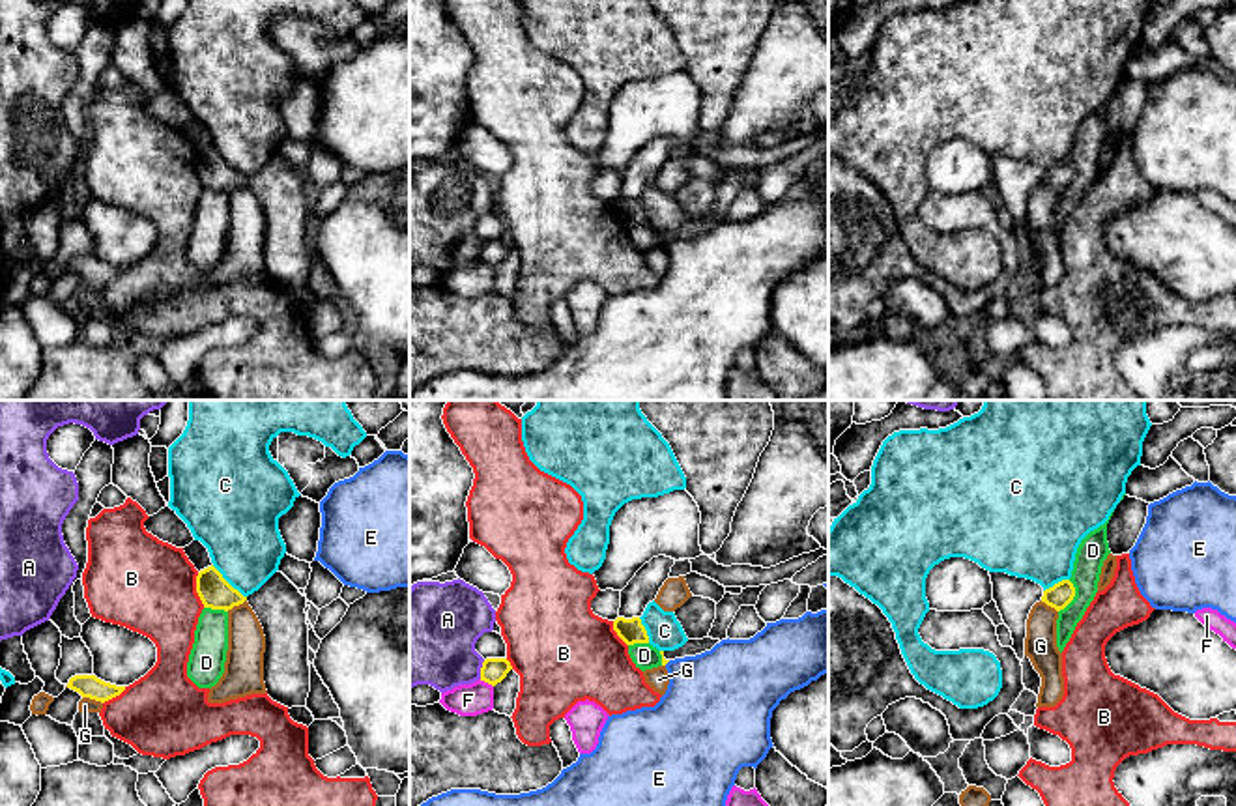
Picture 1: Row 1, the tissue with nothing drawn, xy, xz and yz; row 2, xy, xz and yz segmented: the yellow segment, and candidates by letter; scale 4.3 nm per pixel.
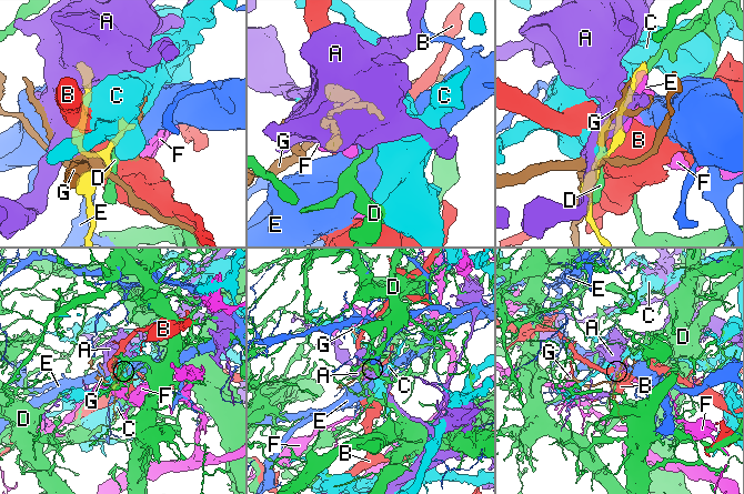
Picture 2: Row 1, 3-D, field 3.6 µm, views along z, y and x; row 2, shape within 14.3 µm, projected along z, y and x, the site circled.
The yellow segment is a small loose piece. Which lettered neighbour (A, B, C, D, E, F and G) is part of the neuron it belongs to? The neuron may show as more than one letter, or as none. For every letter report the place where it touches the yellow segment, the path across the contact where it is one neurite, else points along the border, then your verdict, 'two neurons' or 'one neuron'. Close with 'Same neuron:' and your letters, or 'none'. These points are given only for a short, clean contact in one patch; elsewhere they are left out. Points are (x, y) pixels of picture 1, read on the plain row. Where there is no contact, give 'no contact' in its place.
A: xz (481, 251) | two neurons
B: xy (197, 171) | two neurons
C: xy (227, 163) | along xy (212, 146), (245, 178) | two neurons
D: yz (1074, 176) | two neurons
E: xz (666, 244) | across xz (664, 242), (666, 244), (681, 251), (711, 281) | one neuron
F: xz (487, 262) | two neurons
G: xy (92, 279) | two neurons
Same neuron: E

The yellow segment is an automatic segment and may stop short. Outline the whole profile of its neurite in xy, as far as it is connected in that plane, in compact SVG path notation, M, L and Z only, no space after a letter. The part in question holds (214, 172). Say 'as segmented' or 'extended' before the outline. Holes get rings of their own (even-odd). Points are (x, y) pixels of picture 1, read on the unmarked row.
as segmented | M213 146L198 153L196 174L204 189L211 191L228 193L247 181L247 178L234 170Z

